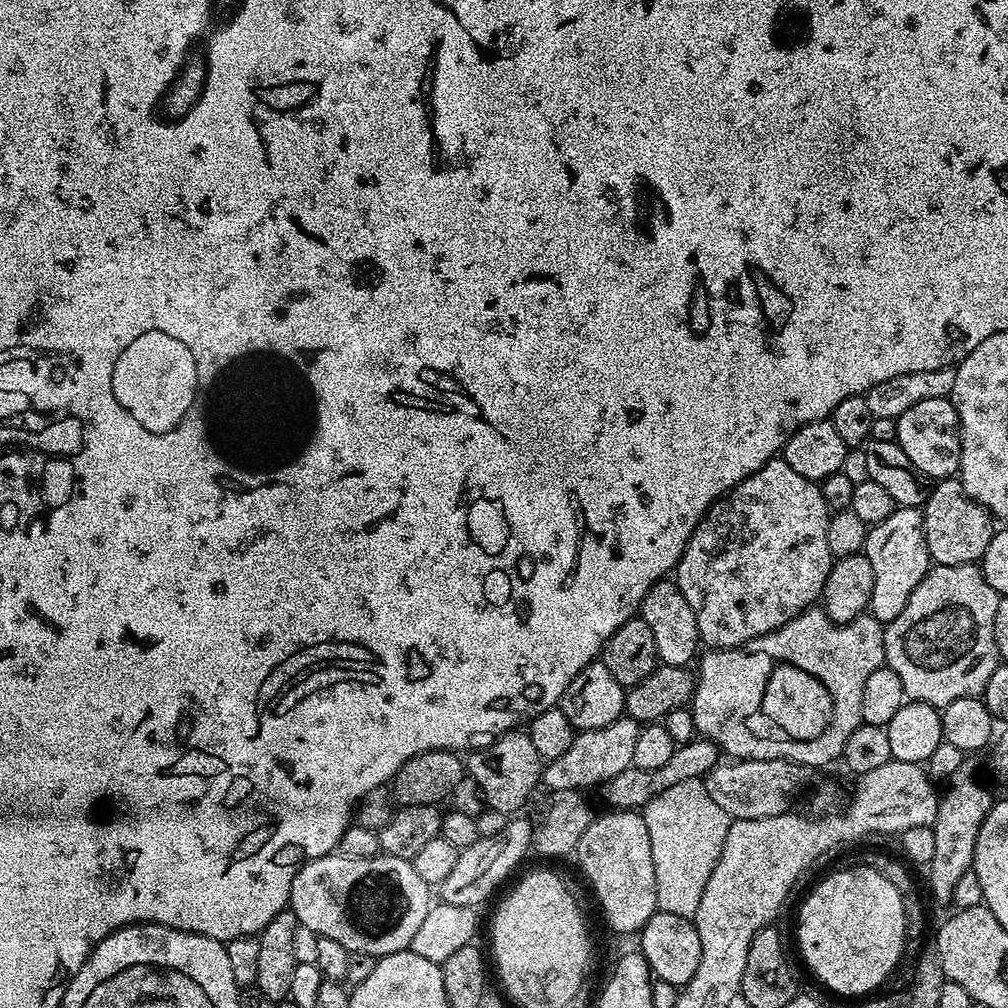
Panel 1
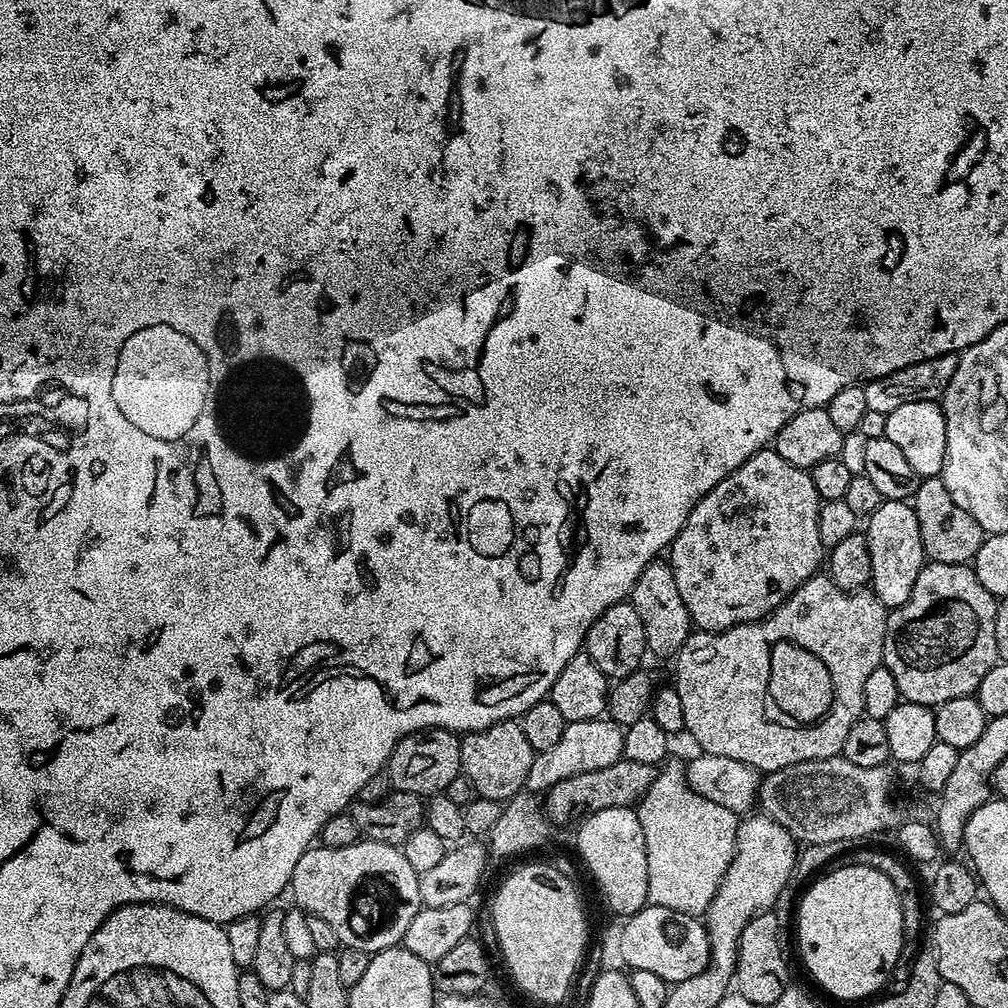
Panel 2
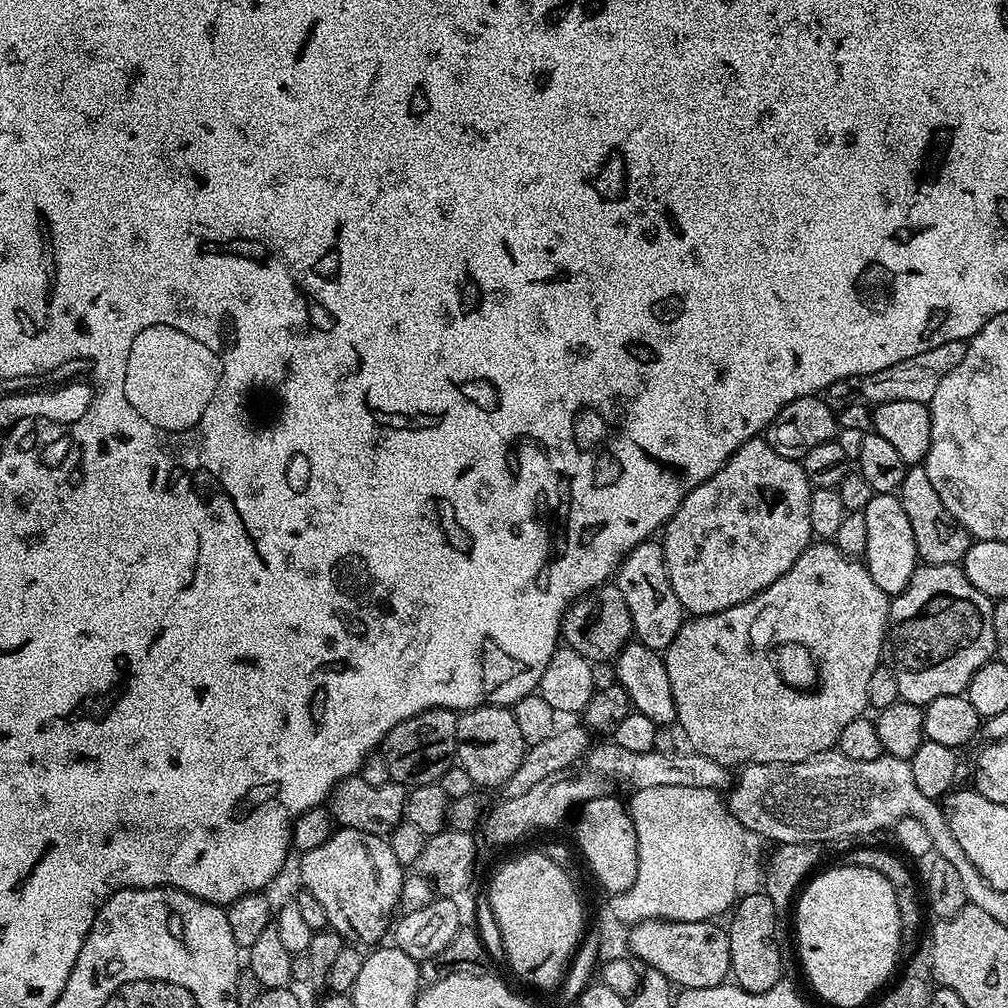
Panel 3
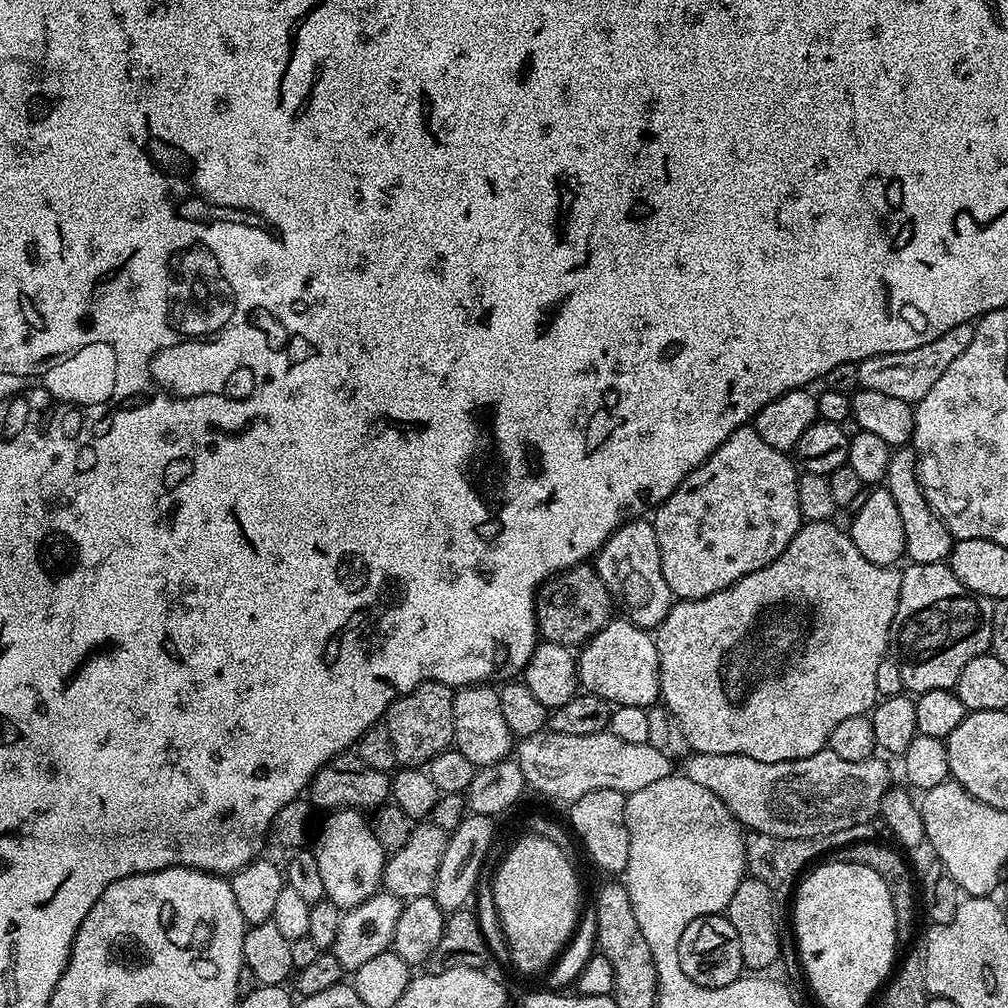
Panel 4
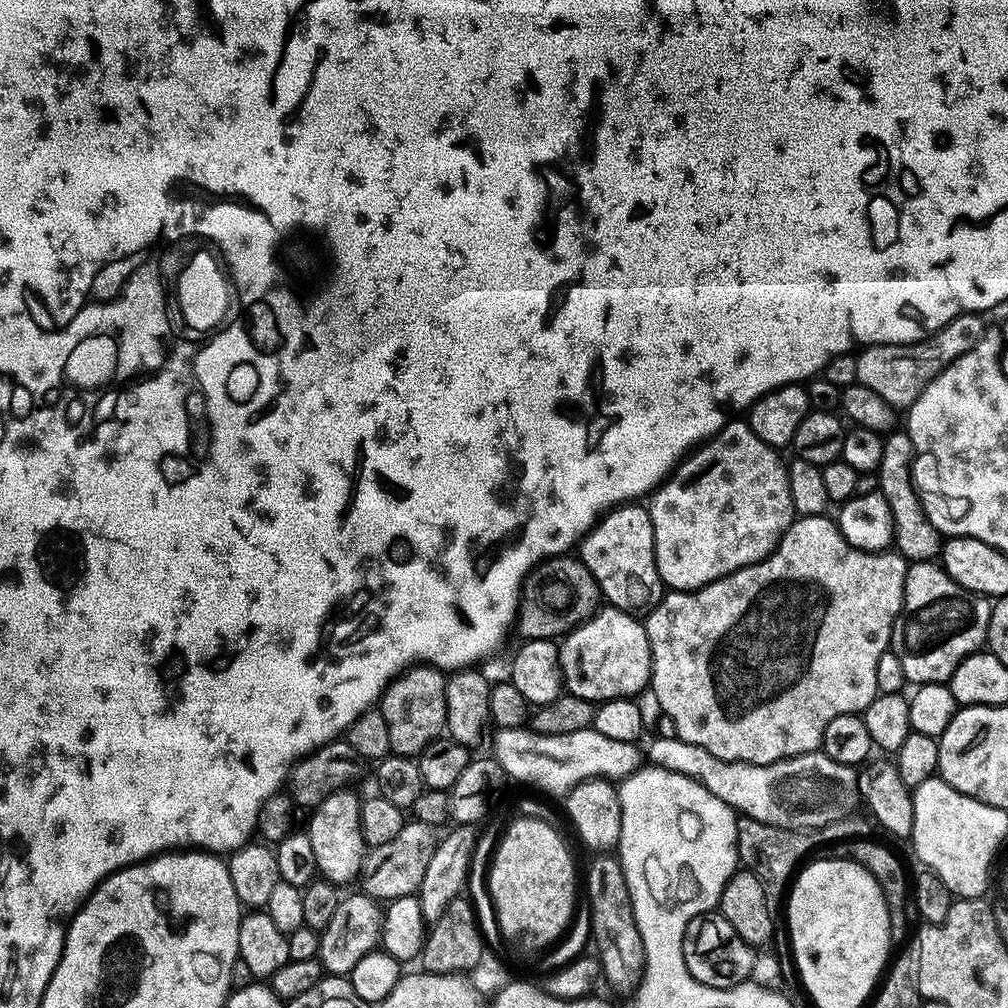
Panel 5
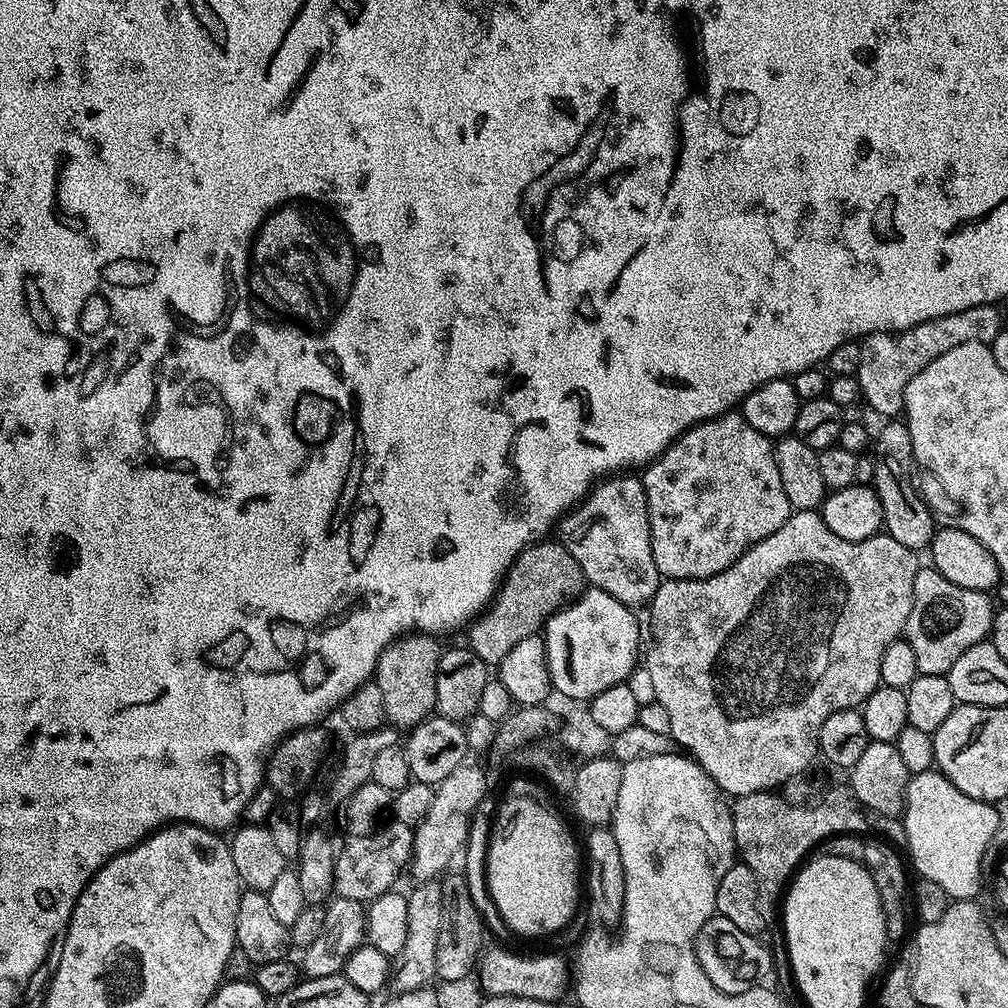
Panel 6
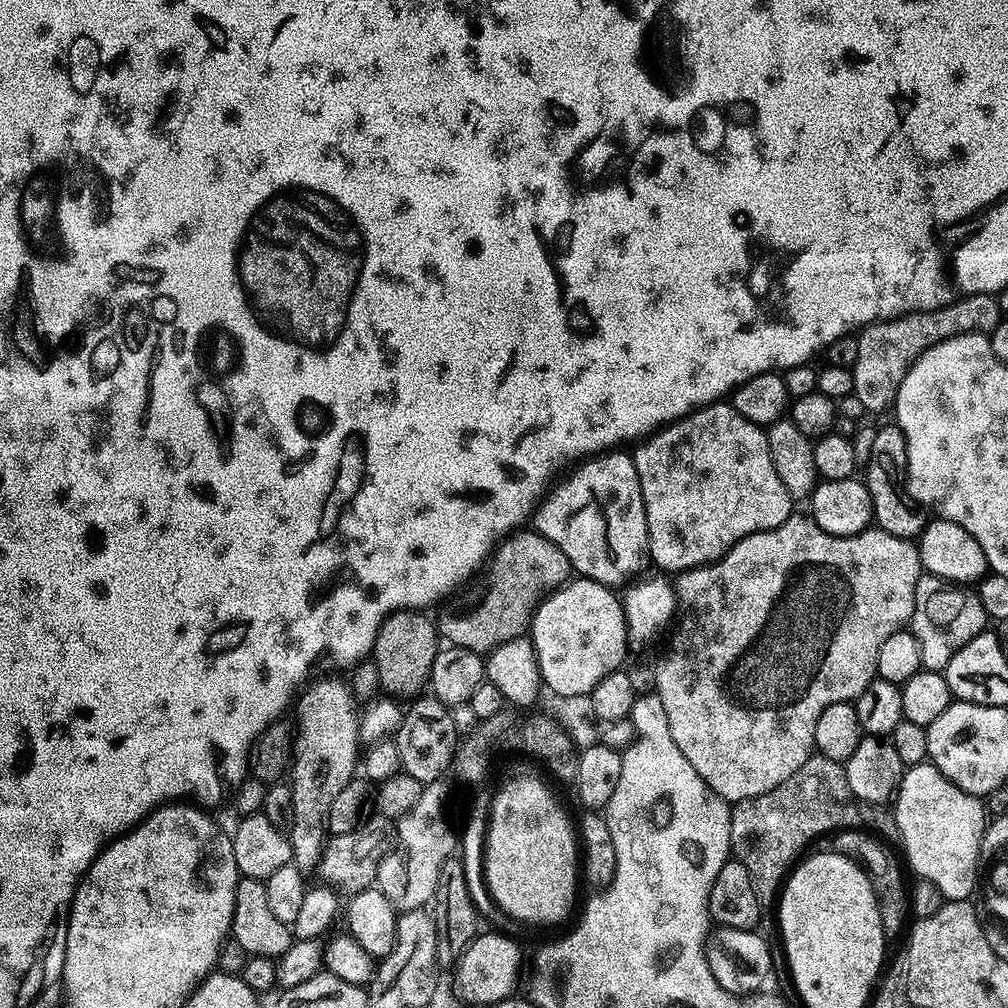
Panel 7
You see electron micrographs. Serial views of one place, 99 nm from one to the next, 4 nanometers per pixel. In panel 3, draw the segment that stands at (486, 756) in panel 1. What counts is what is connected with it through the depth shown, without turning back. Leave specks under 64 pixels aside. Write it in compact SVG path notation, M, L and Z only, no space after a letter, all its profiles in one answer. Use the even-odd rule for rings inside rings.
M483 704L456 717L456 758L455 763L466 774L470 774L473 785L480 790L503 789L505 782L522 766L526 745L514 722L511 707L499 704Z

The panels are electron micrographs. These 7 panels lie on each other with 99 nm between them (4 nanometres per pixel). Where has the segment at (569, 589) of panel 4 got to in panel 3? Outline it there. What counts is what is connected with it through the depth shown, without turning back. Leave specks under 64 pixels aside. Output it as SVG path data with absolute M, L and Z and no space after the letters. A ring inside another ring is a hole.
M614 582L599 584L593 592L579 596L575 604L568 607L562 625L562 640L567 647L574 649L582 658L599 662L599 660L615 661L620 651L633 639L630 610L626 610L626 602L622 598L622 590Z

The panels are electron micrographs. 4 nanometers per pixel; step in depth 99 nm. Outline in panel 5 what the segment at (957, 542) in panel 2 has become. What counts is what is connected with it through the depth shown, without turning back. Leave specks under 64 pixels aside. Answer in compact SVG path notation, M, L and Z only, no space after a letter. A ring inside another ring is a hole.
M893 430L884 436L882 446L882 462L878 469L880 475L879 492L884 495L890 506L892 515L892 539L895 551L899 552L905 560L935 561L940 555L942 547L942 533L936 527L933 517L928 517L916 488L912 485L912 456L917 455L917 450L908 437L907 431Z

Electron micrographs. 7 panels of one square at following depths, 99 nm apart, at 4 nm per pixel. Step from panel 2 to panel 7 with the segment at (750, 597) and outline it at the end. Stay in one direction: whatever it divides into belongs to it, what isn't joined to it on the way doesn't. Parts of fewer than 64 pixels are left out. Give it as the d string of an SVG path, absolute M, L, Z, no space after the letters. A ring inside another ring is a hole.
M731 403L706 404L703 408L698 408L681 417L680 420L673 420L667 426L652 432L643 442L637 443L635 448L636 452L631 453L631 458L638 470L638 478L642 486L642 502L646 510L646 530L648 531L648 556L651 563L653 560L660 567L657 569L663 570L665 573L679 574L687 572L689 568L701 568L704 564L712 564L713 561L722 559L735 544L742 542L742 538L755 532L774 530L778 526L782 526L782 522L786 522L788 516L793 515L792 496L786 490L786 486L782 486L782 478L778 478L778 470L774 470L774 462L770 458L767 431L761 425L742 418L742 414L738 414L738 410L734 410Z

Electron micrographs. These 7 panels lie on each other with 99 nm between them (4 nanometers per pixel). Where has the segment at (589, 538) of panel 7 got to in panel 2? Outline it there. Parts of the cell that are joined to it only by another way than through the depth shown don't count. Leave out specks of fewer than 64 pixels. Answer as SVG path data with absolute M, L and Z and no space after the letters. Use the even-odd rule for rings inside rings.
M657 558L652 560L646 566L646 570L642 570L642 574L638 574L638 582L634 582L632 587L630 603L634 606L634 610L638 610L638 618L642 618L642 630L646 630L648 652L656 656L675 657L676 652L682 650L686 638L692 635L694 625L686 610L686 602L682 602L682 594L678 594L678 582L674 582L672 565L668 563L667 559Z

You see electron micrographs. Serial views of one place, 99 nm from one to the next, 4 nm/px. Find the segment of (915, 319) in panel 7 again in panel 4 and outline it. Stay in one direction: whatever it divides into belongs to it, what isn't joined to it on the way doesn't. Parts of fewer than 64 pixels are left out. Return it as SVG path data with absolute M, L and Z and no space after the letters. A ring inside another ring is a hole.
M959 324L946 330L942 338L934 338L934 342L918 346L918 350L902 350L866 358L856 365L860 388L878 390L878 394L890 394L890 398L902 398L902 402L915 405L922 398L926 398L926 394L930 394L934 382L938 382L938 378L946 374L950 362L954 362L954 358L958 358L965 352L966 346L970 346L970 338L974 338L973 325Z

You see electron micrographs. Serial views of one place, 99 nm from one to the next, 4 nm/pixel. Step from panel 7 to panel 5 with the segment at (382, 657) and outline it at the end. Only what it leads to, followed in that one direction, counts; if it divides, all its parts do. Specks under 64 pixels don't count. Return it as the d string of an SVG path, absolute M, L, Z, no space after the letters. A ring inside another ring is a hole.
M427 663L409 666L388 684L378 701L378 709L386 720L390 734L390 748L395 755L419 757L431 740L441 739L448 719L446 718L445 673Z

